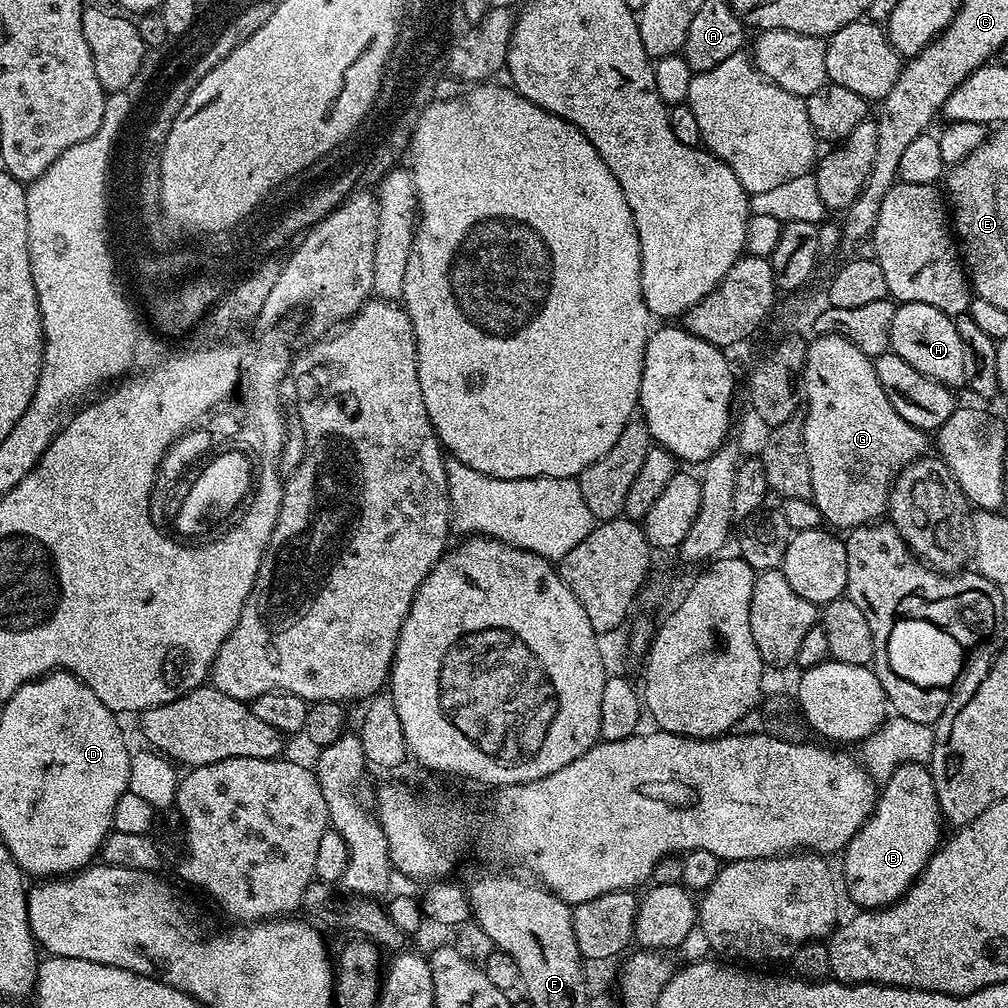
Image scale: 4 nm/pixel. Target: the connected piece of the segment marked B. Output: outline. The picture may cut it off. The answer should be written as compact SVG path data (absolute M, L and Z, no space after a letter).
M903 764L894 770L890 781L892 787L892 804L884 804L884 802L877 803L874 813L874 825L876 824L876 832L868 832L869 830L862 830L858 834L854 834L851 842L844 847L842 859L844 859L844 880L842 876L842 884L848 887L848 896L857 905L855 906L860 910L875 910L877 908L886 908L890 904L895 904L896 901L901 900L905 894L912 889L912 885L916 883L916 879L924 873L924 868L931 860L933 854L941 847L942 839L940 840L940 820L942 824L942 813L940 810L940 799L936 796L936 791L932 785L931 771L922 764Z

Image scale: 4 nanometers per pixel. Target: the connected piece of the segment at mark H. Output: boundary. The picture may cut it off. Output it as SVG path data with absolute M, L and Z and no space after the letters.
M922 302L900 304L890 326L891 351L897 352L914 370L934 378L952 390L960 390L972 379L972 355L958 334L956 321L934 306Z

